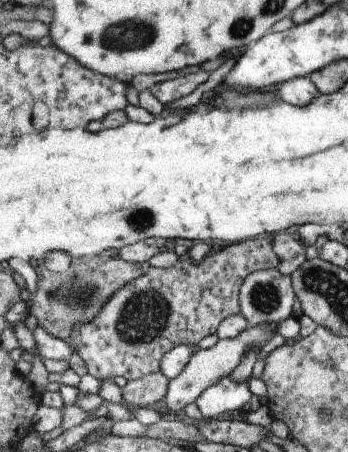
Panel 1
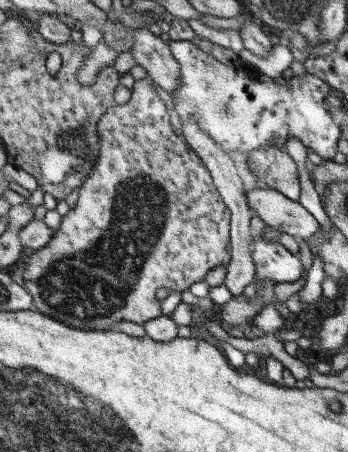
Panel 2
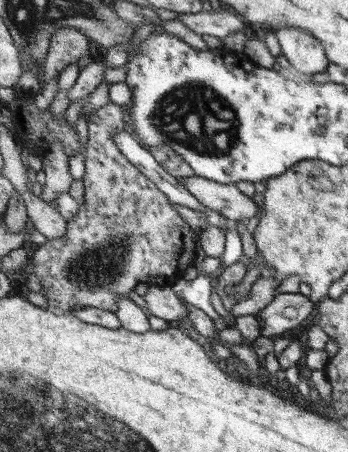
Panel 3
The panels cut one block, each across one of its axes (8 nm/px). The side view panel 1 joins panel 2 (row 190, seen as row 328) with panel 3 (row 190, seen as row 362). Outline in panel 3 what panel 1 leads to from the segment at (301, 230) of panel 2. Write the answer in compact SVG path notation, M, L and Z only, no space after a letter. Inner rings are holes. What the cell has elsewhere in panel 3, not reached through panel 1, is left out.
M201 176L185 178L183 184L195 198L201 200L203 206L221 212L229 220L249 220L257 216L257 212L265 210L263 206L259 208L251 196L243 194L237 184L221 184L217 180L207 180Z

